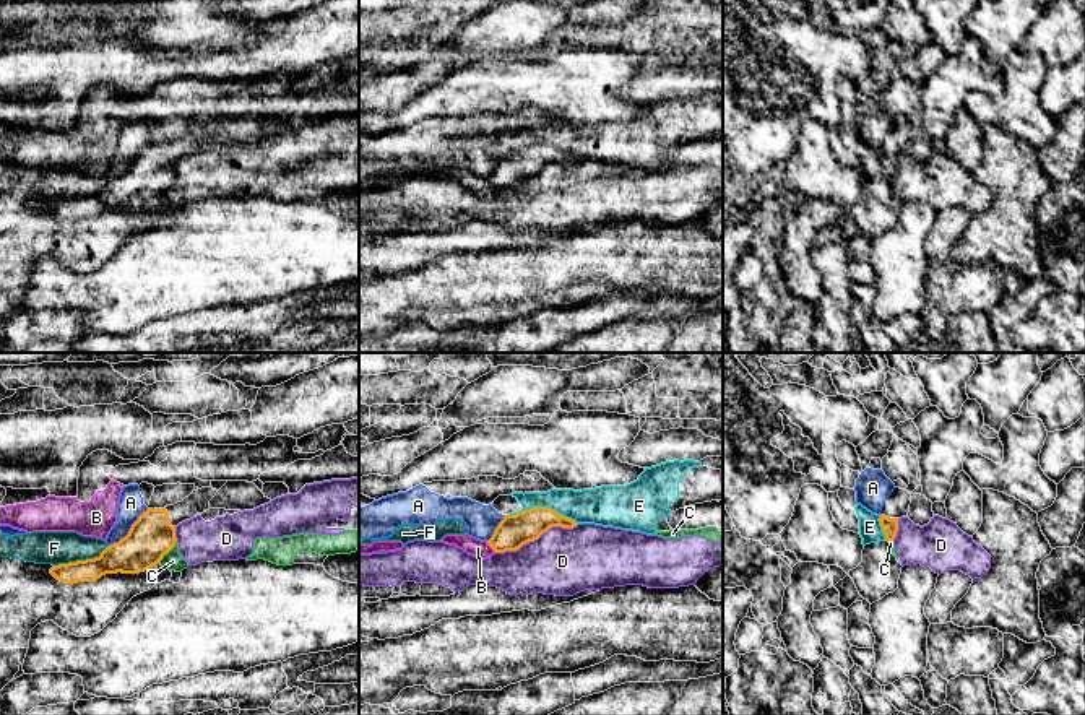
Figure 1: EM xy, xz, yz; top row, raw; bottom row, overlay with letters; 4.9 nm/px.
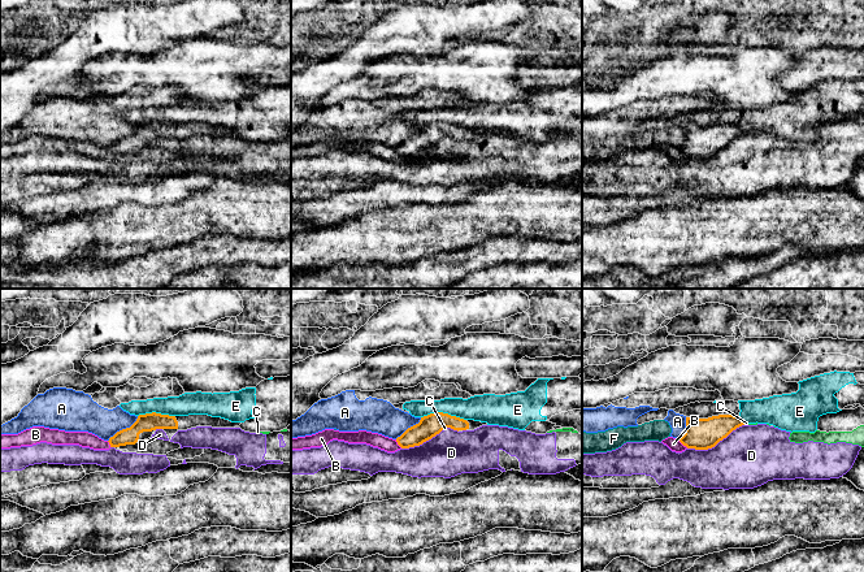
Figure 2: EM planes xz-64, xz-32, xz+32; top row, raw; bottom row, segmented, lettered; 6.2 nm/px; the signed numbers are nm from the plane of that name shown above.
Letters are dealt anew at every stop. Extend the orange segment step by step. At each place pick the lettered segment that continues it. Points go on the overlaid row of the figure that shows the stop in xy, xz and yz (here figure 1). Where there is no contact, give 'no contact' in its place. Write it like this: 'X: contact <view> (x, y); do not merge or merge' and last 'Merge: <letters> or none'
A: contact xy (130, 530); do not merge
B: contact xz (489, 545); do not merge
C: contact xy (168, 551); do not merge
D: contact xz (536, 538); do not merge
E: contact xz (543, 507); do not merge
F: contact xy (82, 561); do not merge
Merge: none

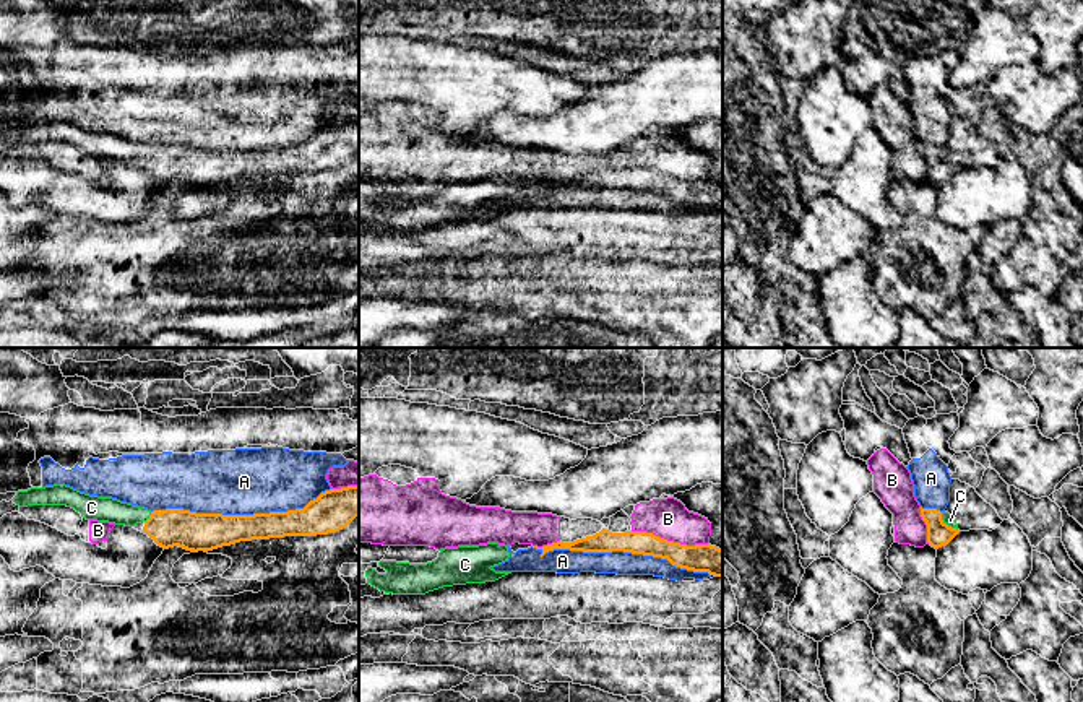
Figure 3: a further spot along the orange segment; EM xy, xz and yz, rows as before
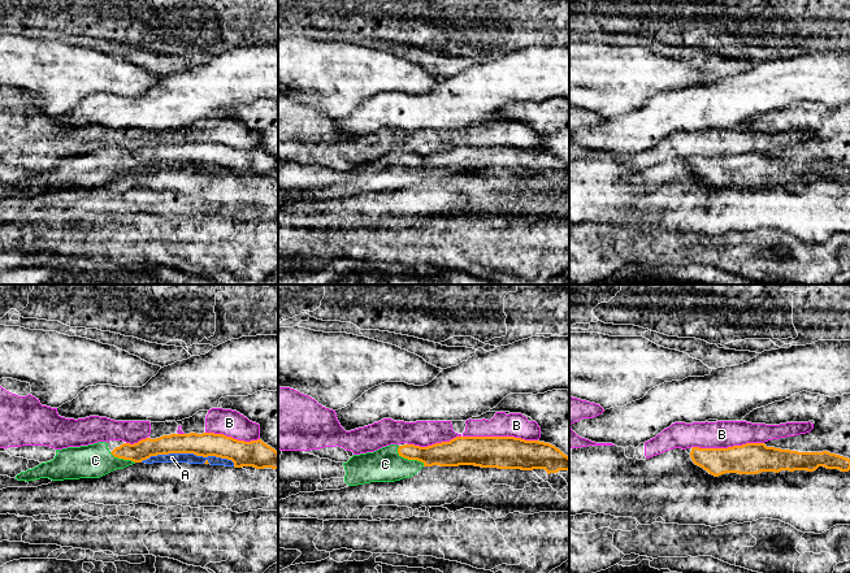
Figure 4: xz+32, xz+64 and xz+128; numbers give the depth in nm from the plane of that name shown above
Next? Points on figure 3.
A: contact xz (621, 550); do not merge
B: contact xz (669, 541); do not merge
C: contact yz (945, 524); merge
Merge: C

